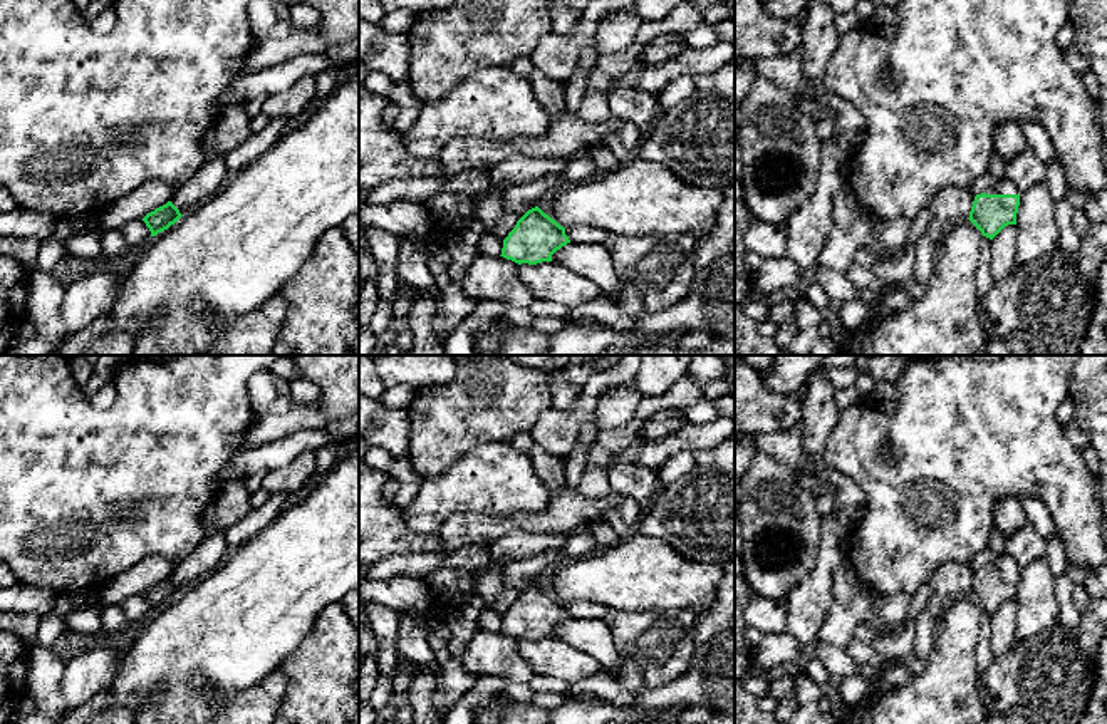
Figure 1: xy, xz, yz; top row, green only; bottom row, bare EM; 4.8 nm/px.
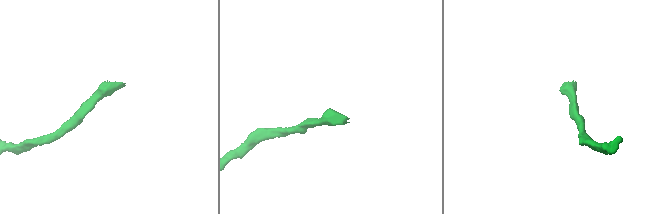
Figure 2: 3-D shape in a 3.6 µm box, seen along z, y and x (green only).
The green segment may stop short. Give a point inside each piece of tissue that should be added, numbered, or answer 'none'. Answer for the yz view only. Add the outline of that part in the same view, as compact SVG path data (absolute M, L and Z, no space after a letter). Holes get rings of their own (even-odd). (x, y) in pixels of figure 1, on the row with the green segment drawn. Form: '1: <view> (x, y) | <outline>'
1: yz (1003, 186) | M1000 179L993 188L985 191L986 194L1020 194L1018 188L1008 179Z

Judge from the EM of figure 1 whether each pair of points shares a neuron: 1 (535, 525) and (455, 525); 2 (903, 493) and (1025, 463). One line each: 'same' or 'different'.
1: same
2: same

